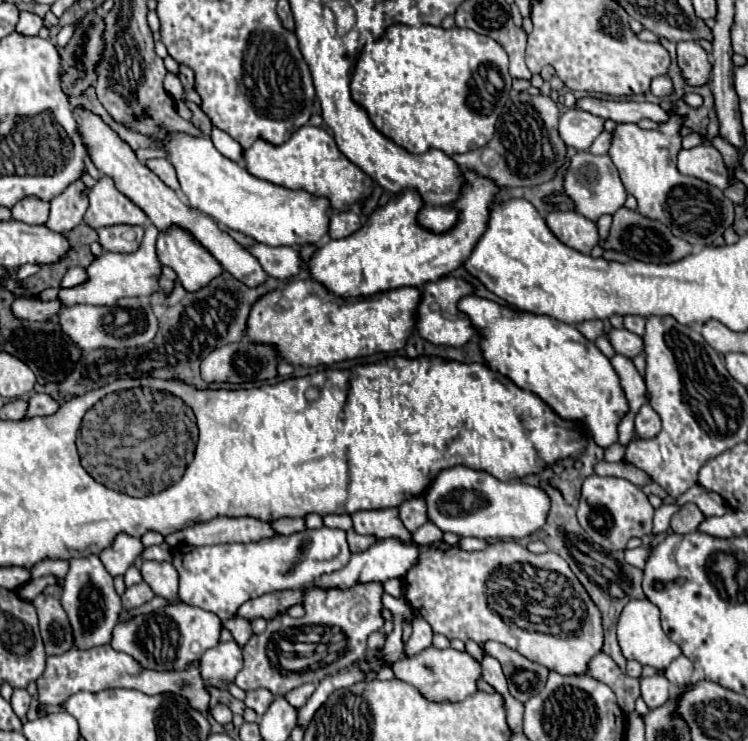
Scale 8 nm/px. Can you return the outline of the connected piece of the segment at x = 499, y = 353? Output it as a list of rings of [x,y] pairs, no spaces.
[[[475,294],[457,302],[471,326],[479,334],[479,348],[491,370],[513,380],[519,388],[543,398],[561,418],[575,420],[591,438],[607,448],[617,442],[617,422],[627,412],[627,400],[607,356],[579,330],[555,318],[531,312],[515,312],[493,300]]]

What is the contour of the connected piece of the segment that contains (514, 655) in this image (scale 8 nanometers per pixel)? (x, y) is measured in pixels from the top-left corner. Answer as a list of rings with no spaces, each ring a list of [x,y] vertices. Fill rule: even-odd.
[[[491,640],[485,642],[483,652],[491,654],[493,658],[499,660],[499,664],[503,666],[503,674],[509,682],[509,692],[521,702],[527,702],[527,698],[531,696],[531,690],[537,682],[547,680],[549,670],[545,666],[539,666],[539,664],[527,660],[519,652],[507,648],[499,642],[491,642]]]

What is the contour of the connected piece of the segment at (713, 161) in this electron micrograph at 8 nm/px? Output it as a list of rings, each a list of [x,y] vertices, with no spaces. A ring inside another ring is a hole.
[[[697,146],[691,150],[681,150],[677,168],[681,174],[695,176],[711,186],[717,186],[719,190],[725,190],[729,184],[723,158],[719,150],[713,146]]]

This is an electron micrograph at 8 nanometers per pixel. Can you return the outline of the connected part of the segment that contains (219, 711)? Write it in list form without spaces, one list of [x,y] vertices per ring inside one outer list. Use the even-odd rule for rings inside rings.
[[[223,704],[215,706],[215,708],[211,710],[211,714],[213,714],[213,718],[215,718],[219,724],[227,724],[227,722],[231,722],[231,718],[233,718],[231,710],[229,710],[227,706],[223,706]]]

